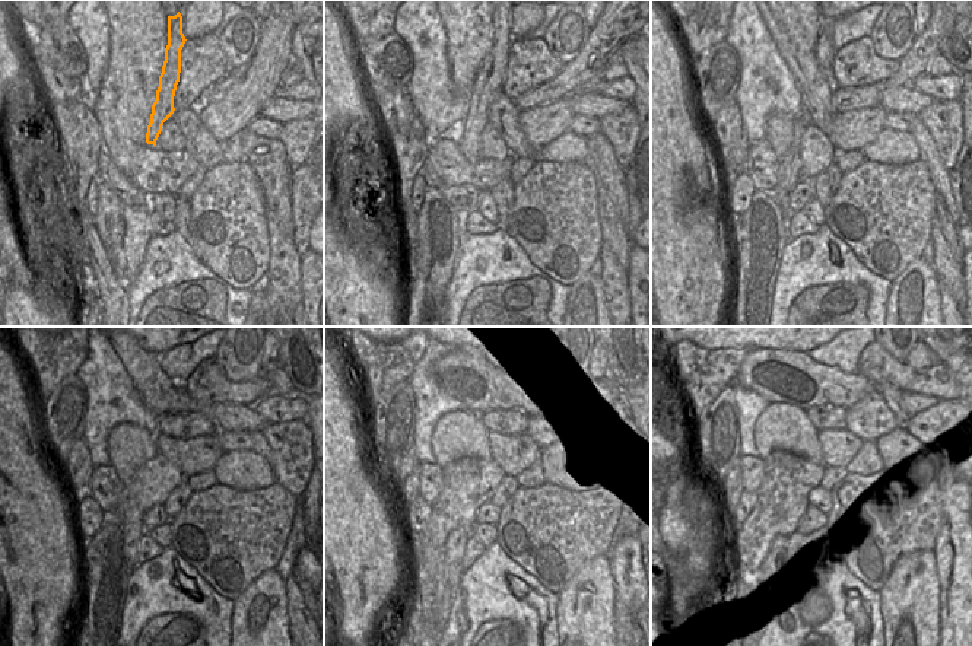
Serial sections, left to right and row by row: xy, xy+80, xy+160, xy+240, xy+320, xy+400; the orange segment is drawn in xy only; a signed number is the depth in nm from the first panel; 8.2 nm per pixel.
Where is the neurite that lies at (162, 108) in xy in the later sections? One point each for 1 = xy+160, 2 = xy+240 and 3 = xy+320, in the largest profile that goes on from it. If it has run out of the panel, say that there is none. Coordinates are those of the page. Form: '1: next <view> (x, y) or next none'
1: next xy+160 (788, 166)
2: next xy+240 (133, 527)
3: next xy+320 (456, 541)

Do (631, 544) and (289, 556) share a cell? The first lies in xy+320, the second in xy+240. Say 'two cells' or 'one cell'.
two cells

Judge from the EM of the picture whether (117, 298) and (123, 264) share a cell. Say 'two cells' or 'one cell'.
two cells

